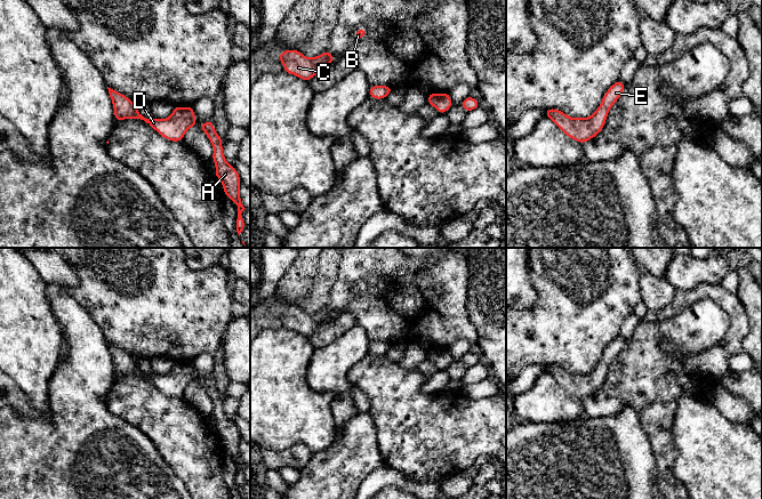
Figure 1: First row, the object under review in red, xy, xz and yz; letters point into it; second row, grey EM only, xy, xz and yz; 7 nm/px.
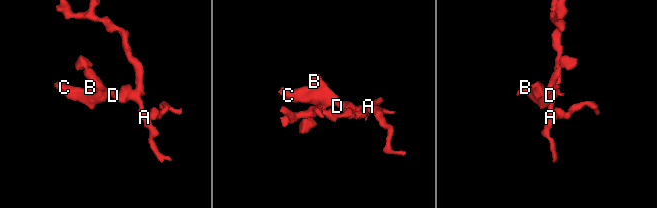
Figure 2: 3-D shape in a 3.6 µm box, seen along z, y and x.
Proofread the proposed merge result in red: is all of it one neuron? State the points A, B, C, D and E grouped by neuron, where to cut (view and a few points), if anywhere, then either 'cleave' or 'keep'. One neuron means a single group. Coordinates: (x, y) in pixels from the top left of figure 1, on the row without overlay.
A B C D E | no cut | keep

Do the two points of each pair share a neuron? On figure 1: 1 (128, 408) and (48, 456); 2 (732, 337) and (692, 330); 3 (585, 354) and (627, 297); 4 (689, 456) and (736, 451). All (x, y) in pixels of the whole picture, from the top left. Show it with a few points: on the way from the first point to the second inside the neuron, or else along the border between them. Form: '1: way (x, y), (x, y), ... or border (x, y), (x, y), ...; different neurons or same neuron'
1: border (106, 400), (106, 407), (111, 412), (139, 429); different neurons
2: border (723, 308), (729, 318), (729, 328), (703, 353); different neurons
3: way (585, 340), (614, 311); same neuron
4: way (700, 456), (724, 456); same neuron

